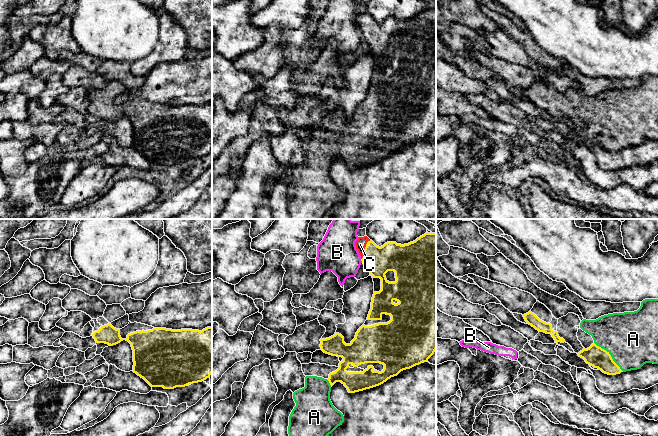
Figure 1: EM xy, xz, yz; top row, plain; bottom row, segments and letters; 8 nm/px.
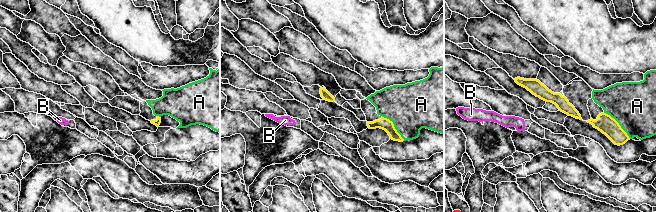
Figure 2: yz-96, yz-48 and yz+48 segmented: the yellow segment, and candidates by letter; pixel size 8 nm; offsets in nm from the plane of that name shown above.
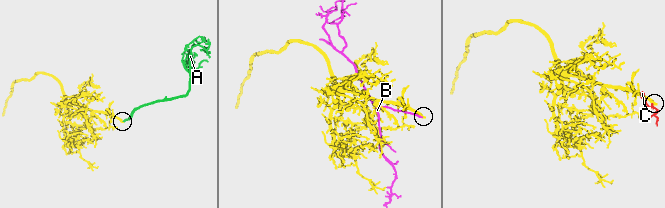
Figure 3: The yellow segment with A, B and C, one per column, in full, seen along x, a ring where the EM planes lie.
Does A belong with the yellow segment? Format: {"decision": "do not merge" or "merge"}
{"decision": "merge"}

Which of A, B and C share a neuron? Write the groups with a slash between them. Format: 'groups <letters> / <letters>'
groups A C / B

